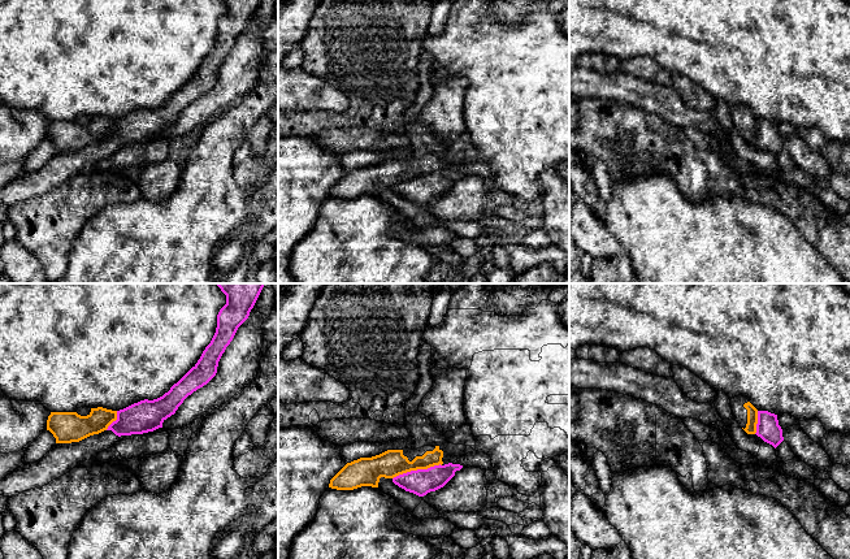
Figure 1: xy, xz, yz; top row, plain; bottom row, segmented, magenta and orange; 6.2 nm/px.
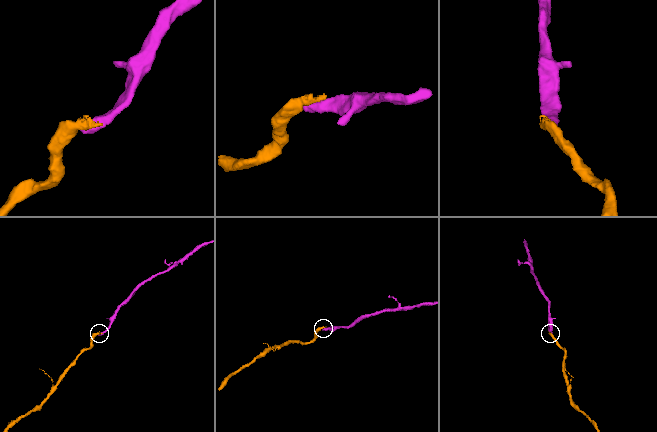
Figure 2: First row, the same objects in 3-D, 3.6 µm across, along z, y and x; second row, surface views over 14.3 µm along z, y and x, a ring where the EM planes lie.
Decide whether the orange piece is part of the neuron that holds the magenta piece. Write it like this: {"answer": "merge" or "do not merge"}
{"answer": "do not merge"}

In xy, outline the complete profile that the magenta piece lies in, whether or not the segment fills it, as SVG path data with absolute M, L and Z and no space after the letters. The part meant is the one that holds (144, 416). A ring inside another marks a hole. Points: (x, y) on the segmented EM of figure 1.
M216 283L226 295L226 304L217 315L217 328L211 343L203 351L198 363L168 393L153 400L140 400L117 411L117 420L107 430L90 436L79 442L56 443L42 459L35 463L22 464L0 481L0 495L16 497L23 491L42 488L51 481L69 473L81 463L94 459L99 452L112 447L121 436L143 434L162 428L162 422L175 413L183 400L198 389L207 385L217 373L218 361L226 347L233 341L238 328L248 318L265 283Z

